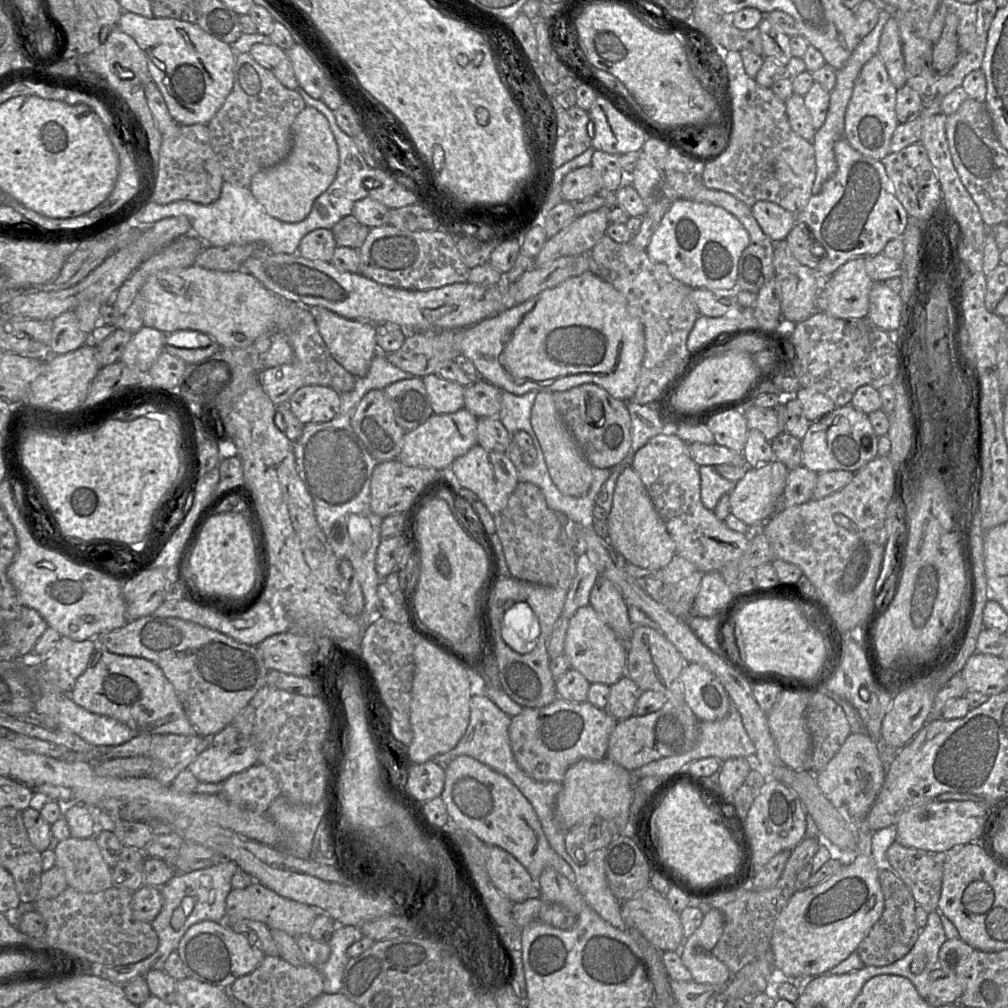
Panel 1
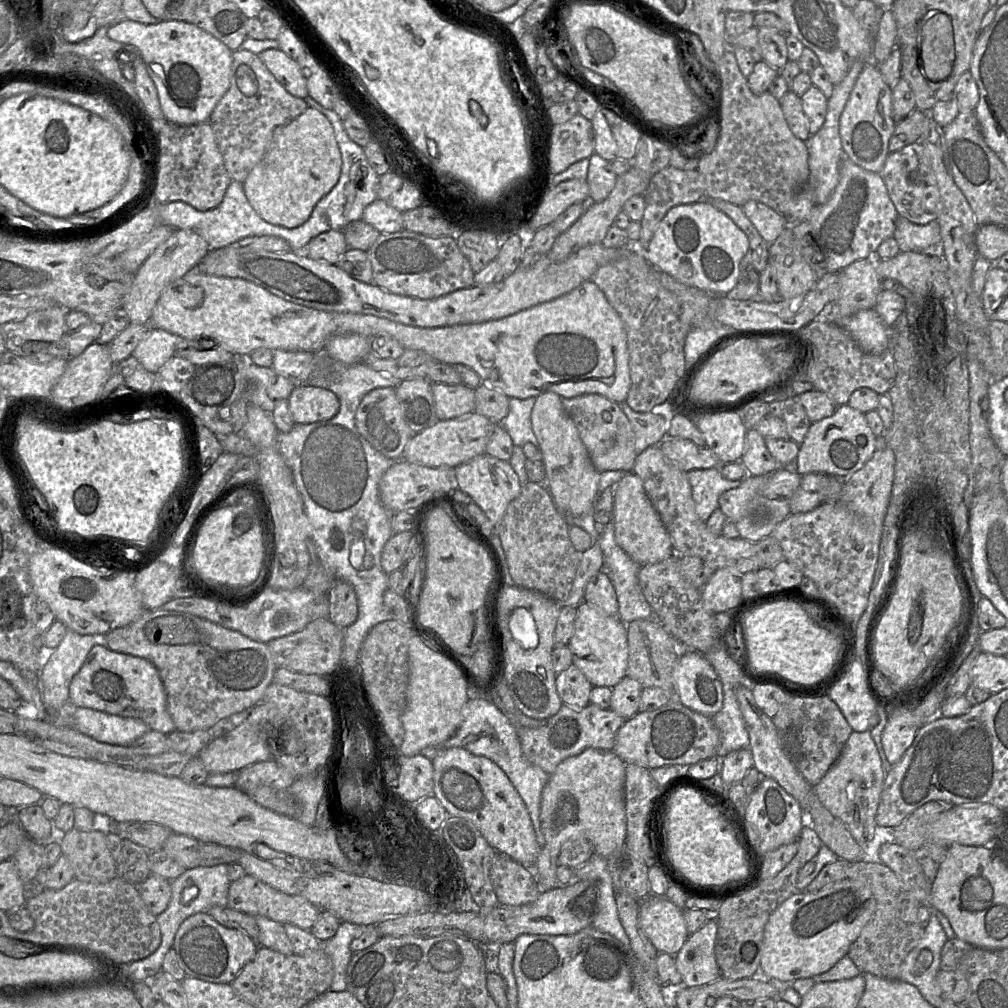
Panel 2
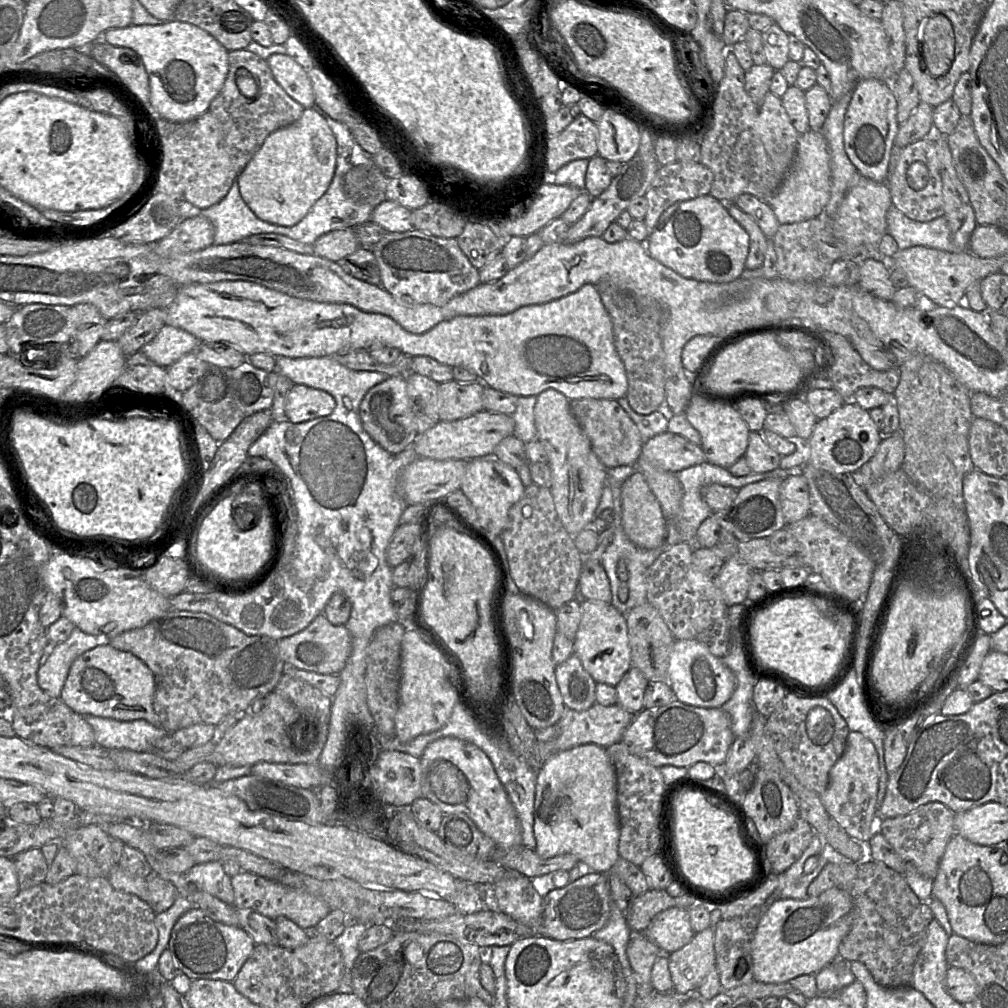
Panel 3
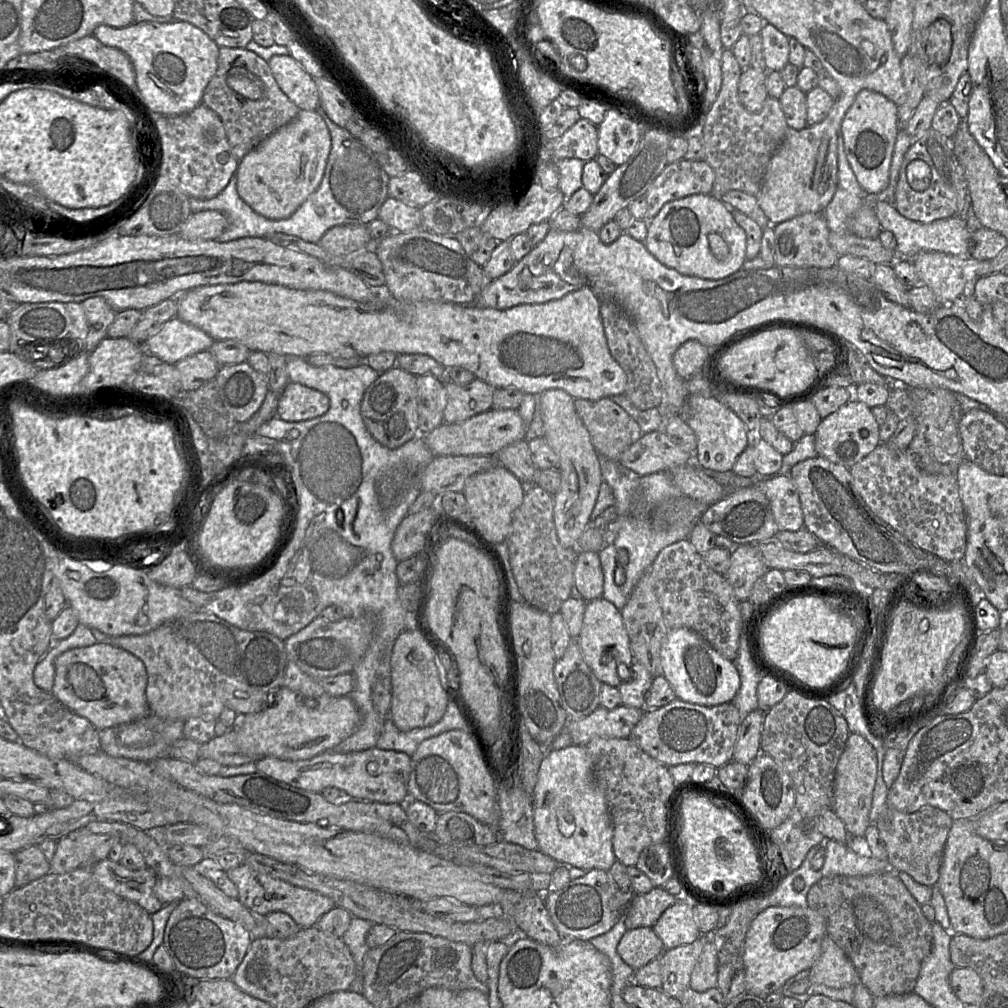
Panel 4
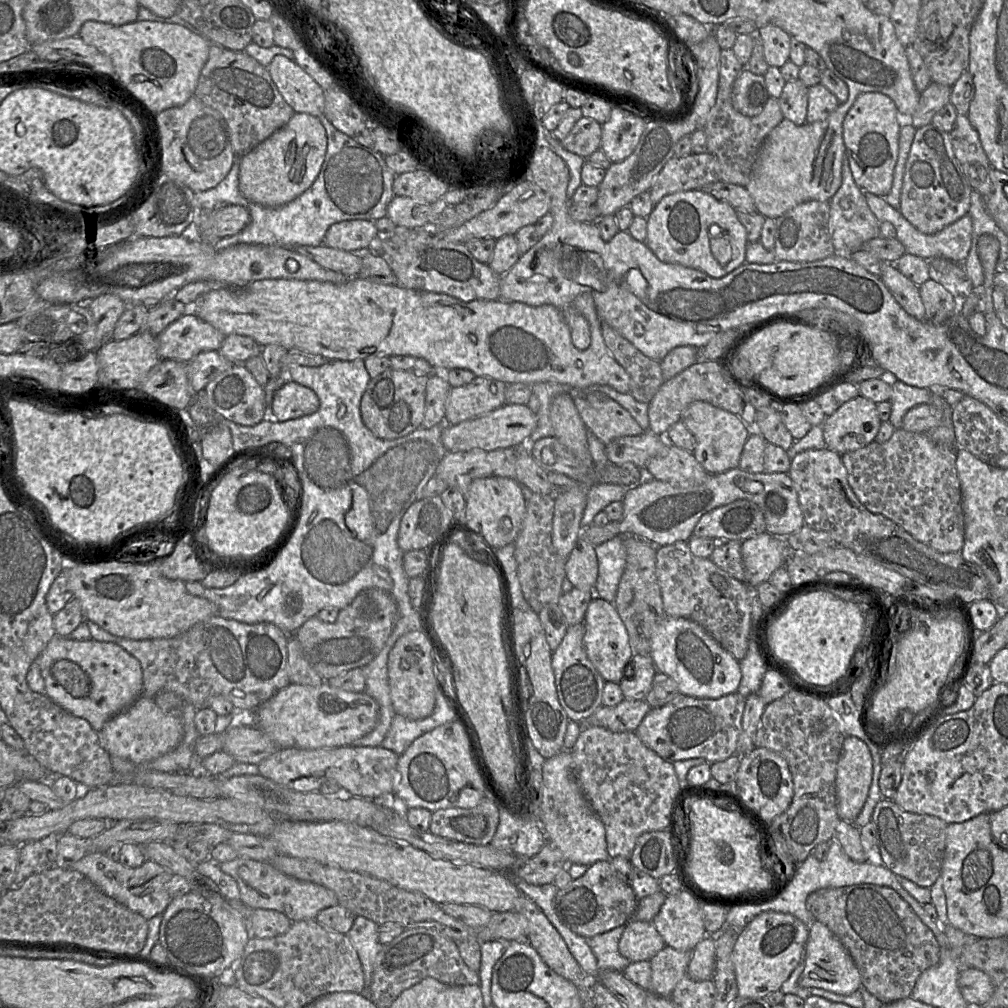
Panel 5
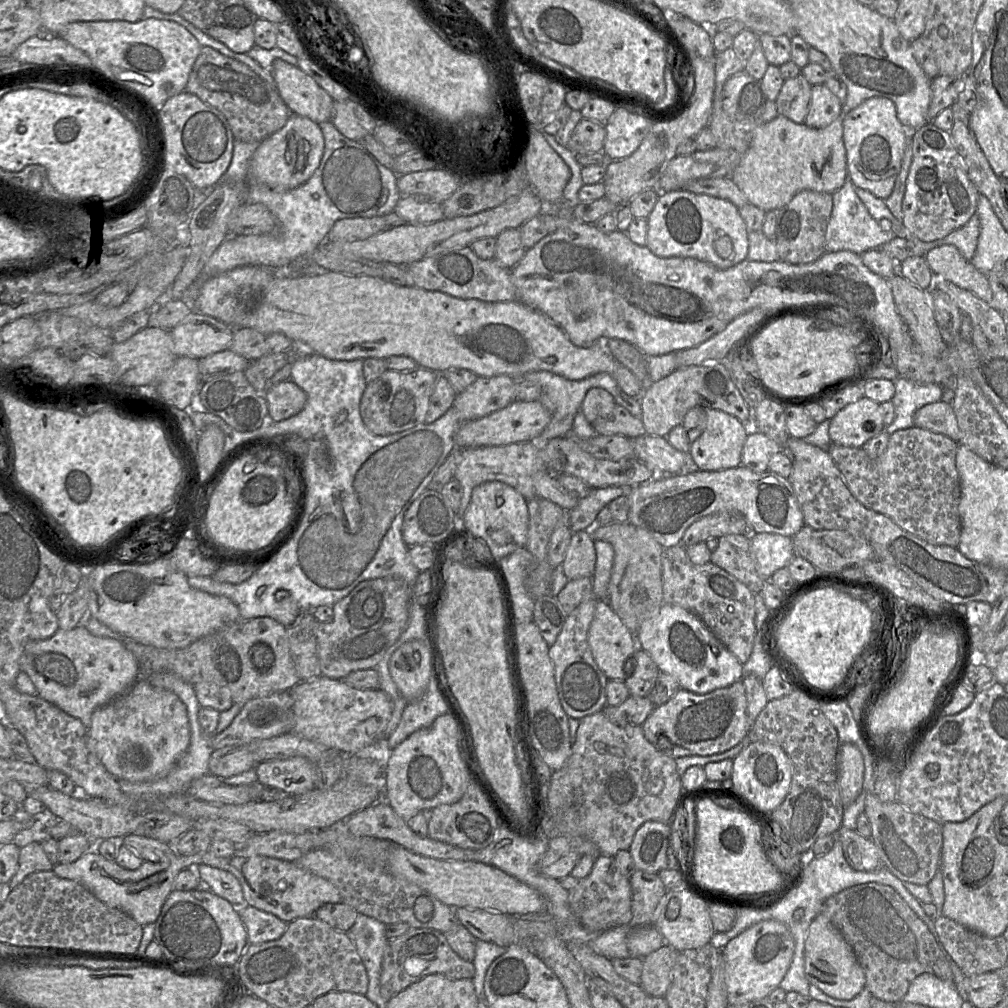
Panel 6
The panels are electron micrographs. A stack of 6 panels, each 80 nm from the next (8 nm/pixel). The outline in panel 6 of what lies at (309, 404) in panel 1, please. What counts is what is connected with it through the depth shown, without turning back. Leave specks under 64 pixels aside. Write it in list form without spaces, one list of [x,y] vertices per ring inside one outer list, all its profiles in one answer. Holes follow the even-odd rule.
[[[290,379],[273,385],[265,392],[268,415],[275,422],[300,413],[306,405],[306,393]]]

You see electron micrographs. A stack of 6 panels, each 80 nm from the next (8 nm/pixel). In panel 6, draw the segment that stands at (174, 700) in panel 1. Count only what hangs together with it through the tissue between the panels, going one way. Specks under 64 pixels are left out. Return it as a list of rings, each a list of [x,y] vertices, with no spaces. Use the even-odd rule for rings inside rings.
[[[84,626],[72,630],[59,628],[50,638],[28,641],[20,657],[20,670],[30,677],[38,696],[81,720],[87,729],[91,727],[94,711],[123,694],[139,678],[139,664],[123,643],[95,636]]]

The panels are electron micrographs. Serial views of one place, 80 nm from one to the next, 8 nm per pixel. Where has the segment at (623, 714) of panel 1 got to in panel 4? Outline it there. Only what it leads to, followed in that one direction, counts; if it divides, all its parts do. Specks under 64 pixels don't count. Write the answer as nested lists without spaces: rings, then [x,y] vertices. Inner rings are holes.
[[[634,661],[628,674],[622,677],[618,687],[622,704],[637,709],[645,709],[646,693],[653,680],[653,675],[640,662]]]

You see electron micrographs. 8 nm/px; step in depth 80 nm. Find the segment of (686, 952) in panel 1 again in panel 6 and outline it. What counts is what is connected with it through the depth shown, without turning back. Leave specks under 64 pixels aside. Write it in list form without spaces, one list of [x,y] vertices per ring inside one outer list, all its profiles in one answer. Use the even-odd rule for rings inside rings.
[[[665,943],[656,951],[642,958],[643,969],[639,986],[648,995],[665,996],[678,953]]]

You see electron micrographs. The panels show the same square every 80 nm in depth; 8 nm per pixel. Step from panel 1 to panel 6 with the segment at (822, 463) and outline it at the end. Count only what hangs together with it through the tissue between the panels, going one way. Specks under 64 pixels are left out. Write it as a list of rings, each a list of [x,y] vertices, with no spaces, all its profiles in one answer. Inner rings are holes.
[[[863,396],[830,419],[829,437],[832,444],[860,448],[885,427],[880,404]]]

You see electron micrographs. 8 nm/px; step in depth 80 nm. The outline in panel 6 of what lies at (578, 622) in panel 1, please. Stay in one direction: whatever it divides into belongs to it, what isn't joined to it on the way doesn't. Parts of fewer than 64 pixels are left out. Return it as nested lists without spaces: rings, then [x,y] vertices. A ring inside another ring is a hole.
[[[598,599],[593,620],[588,630],[588,644],[600,670],[609,680],[625,681],[630,676],[624,672],[624,664],[638,649],[635,635],[629,631],[606,600]]]

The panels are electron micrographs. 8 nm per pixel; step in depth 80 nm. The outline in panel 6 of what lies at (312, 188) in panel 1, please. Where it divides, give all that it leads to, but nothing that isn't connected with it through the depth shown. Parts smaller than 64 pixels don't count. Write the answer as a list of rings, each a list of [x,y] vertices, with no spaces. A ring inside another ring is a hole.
[[[291,114],[286,124],[263,141],[249,165],[249,180],[274,190],[290,190],[305,183],[319,167],[324,153],[324,137],[319,124]]]

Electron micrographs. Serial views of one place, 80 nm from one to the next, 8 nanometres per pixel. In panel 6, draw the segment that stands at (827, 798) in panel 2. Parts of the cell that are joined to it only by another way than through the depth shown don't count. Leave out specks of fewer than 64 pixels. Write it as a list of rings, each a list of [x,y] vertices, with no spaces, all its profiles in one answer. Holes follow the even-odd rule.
[[[841,743],[837,755],[838,785],[844,810],[863,789],[864,760],[853,743]]]

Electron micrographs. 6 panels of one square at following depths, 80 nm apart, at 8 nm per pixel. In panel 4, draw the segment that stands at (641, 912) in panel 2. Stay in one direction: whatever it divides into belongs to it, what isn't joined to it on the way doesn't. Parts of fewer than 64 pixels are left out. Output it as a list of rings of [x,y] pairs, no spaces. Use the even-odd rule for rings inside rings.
[[[676,901],[669,906],[652,927],[661,939],[664,949],[691,944],[701,936],[688,901]]]

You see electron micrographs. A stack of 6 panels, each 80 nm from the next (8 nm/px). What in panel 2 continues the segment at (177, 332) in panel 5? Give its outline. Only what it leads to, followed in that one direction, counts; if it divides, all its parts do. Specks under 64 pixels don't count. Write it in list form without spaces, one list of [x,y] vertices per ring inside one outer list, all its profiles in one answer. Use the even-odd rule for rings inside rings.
[[[151,327],[134,351],[134,356],[149,372],[156,373],[173,355],[176,346],[184,339],[166,330]]]

